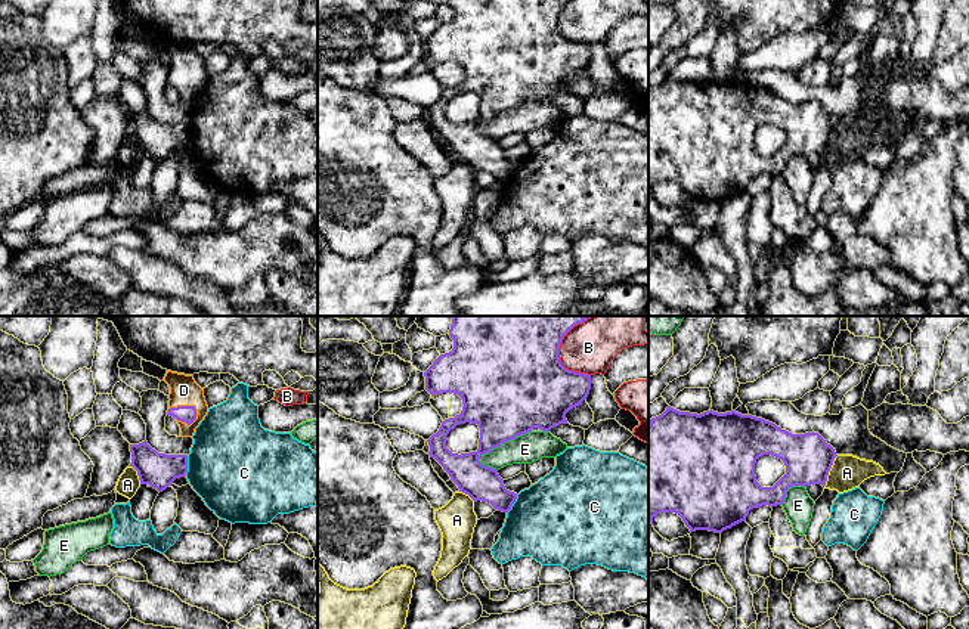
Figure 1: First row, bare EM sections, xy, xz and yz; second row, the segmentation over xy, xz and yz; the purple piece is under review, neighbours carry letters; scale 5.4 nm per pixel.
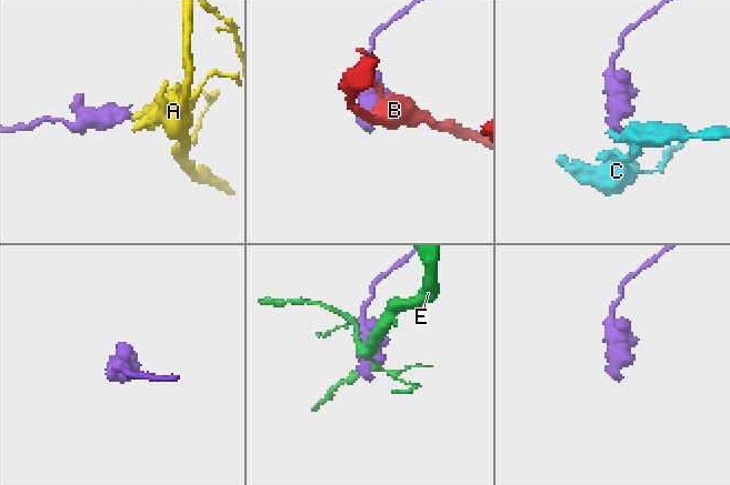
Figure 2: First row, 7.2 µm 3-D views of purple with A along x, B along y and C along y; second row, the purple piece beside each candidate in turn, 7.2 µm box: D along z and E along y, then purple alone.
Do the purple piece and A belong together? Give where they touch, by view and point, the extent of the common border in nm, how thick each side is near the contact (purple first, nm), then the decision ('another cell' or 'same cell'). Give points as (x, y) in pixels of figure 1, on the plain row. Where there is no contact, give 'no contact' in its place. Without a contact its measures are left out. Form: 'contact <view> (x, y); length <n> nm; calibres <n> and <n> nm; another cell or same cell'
contact yz (829, 139); length 190 nm; calibres 260 and 190 nm; another cell

